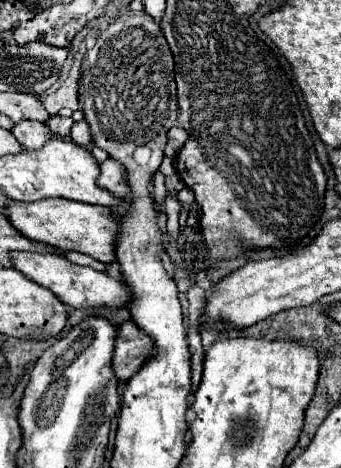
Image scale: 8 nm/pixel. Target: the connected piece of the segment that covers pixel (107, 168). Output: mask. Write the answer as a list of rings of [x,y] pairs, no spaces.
[[[107,158],[101,164],[99,184],[101,184],[101,188],[107,188],[109,192],[113,192],[117,198],[129,196],[129,184],[125,178],[125,168],[121,162],[117,162],[113,158]]]

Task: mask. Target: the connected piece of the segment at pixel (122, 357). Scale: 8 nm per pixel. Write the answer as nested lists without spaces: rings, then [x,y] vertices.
[[[123,322],[117,332],[115,340],[115,354],[113,354],[113,372],[115,376],[125,382],[139,368],[153,356],[153,340],[145,336],[145,332],[135,322]]]

